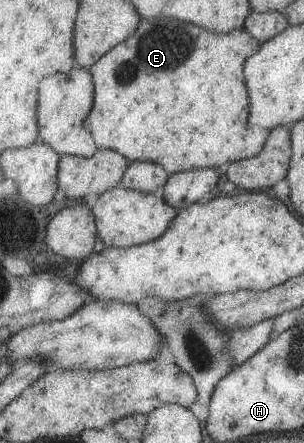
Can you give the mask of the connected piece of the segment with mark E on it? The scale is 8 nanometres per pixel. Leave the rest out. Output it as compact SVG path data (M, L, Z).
M140 18L137 29L120 44L111 48L106 54L103 54L88 70L92 77L94 85L92 108L89 115L84 119L83 127L87 130L97 149L110 149L121 154L128 162L131 161L150 161L161 166L167 175L189 171L192 169L207 169L219 167L221 164L236 162L247 158L252 158L261 152L267 139L268 132L261 126L247 126L249 120L249 92L245 87L245 78L243 75L243 66L245 60L257 52L260 43L254 40L243 28L234 29L230 32L220 34L204 30L196 25L179 22L173 18Z

